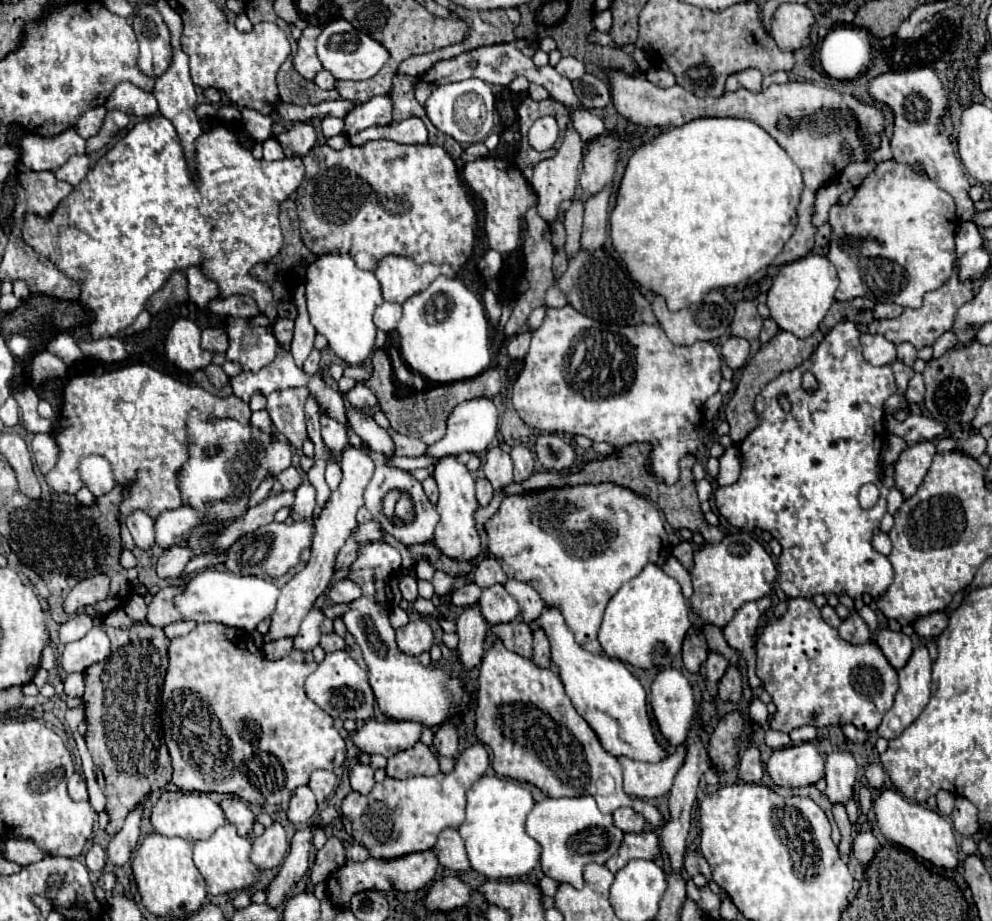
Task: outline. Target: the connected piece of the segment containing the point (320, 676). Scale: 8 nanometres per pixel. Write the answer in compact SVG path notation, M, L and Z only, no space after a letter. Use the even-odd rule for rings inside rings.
M346 649L328 653L326 659L318 665L318 669L306 679L306 695L322 707L330 717L338 719L354 719L354 721L366 721L372 717L374 711L374 693L368 685L368 673L362 669Z

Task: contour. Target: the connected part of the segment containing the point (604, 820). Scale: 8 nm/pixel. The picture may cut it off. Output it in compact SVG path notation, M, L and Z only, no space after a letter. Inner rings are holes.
M576 797L576 799L542 799L534 805L526 819L526 833L536 839L542 847L540 865L544 875L556 879L558 883L570 883L576 889L582 889L582 869L586 863L604 865L608 857L618 851L618 845L624 833L614 827L612 815L602 815L594 797Z

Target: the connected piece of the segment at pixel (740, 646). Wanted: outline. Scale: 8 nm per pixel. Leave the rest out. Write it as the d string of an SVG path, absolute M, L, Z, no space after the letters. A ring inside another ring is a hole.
M762 597L758 601L746 603L734 619L722 629L726 643L732 649L738 649L747 664L747 682L750 683L750 689L758 689L762 683L756 677L756 655L754 655L754 641L758 635L758 627L762 621L762 615L766 615L772 609L770 597Z

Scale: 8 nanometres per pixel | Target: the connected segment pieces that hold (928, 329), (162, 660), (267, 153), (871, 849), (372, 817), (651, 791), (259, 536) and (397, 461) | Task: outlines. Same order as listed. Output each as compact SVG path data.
M956 259L956 261L954 261L954 273L950 275L950 279L948 279L942 287L938 287L938 289L926 293L924 305L922 305L920 309L910 309L910 307L906 307L906 309L902 311L902 315L896 317L896 319L872 321L872 323L870 323L870 333L880 333L880 335L884 335L888 341L892 341L892 343L896 343L896 345L902 343L902 341L908 341L908 343L912 343L916 349L922 349L922 347L926 347L926 345L934 345L936 339L938 339L944 331L948 331L948 329L954 325L954 317L956 317L958 309L960 309L964 303L968 303L968 301L974 299L974 291L972 291L972 289L974 289L974 285L962 285L962 281L958 281L958 259Z
M98 621L102 629L106 629L106 635L112 643L112 653L106 661L90 665L90 669L84 671L86 677L86 693L82 697L86 707L86 745L94 759L94 765L100 769L104 781L106 781L106 813L110 817L110 823L106 831L110 835L118 833L122 829L124 819L128 813L132 813L144 797L148 797L152 791L162 791L164 785L172 779L172 761L168 747L164 743L164 733L160 725L160 693L162 683L168 667L168 637L160 627L152 627L148 623L134 623L130 629L116 629L106 625L106 621Z
M266 139L264 141L264 159L266 161L276 161L276 159L282 159L284 153L282 153L282 147L276 139Z
M860 831L856 837L854 837L854 843L852 843L852 855L860 861L860 863L868 863L874 853L876 853L876 837L872 835L872 831Z
M472 745L470 749L466 749L454 765L454 771L450 771L448 775L434 775L434 777L412 777L406 781L398 781L392 777L386 777L382 783L376 783L374 789L368 795L350 791L340 807L340 819L342 825L346 829L346 833L360 845L370 849L372 857L380 857L380 859L394 859L412 851L426 851L432 849L440 831L444 827L452 827L458 829L458 825L464 821L466 817L466 791L472 787L474 781L478 781L488 769L488 751L484 745Z
M678 747L668 759L654 765L620 757L620 765L624 769L624 793L636 799L664 797L670 791L672 779L682 765L682 759L684 747Z
M272 521L264 527L258 527L252 535L248 533L248 535L240 537L228 553L226 567L228 567L228 571L232 571L236 575L254 575L254 577L278 579L288 569L292 569L300 563L300 553L304 549L312 547L312 535L314 535L314 527L308 521L294 521L292 525Z
M394 457L394 459L390 459L390 465L414 471L414 469L422 469L422 467L434 465L436 461L438 459L426 459L426 457Z

